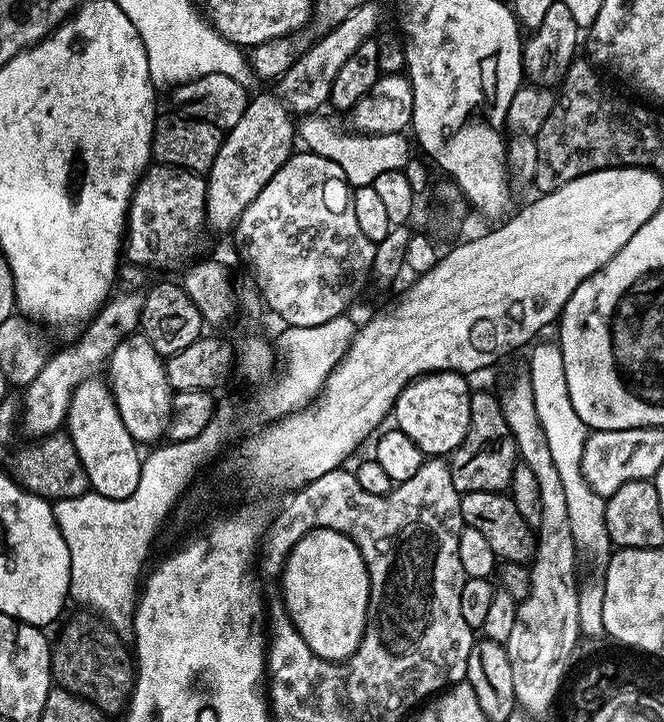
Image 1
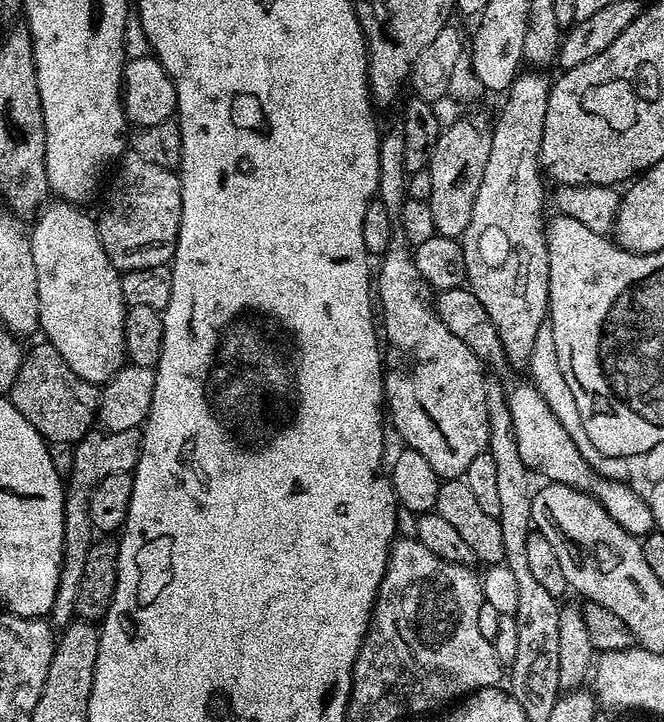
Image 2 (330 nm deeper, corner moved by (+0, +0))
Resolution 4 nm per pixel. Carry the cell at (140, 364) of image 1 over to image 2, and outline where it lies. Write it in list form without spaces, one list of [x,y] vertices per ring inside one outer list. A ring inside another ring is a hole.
[[[52,202],[47,205],[35,217],[34,223],[30,228],[30,239],[32,241],[32,253],[34,254],[34,266],[38,269],[38,310],[40,311],[40,327],[39,331],[44,332],[43,339],[47,343],[54,346],[54,350],[58,350],[58,354],[62,354],[62,359],[66,361],[66,366],[70,366],[70,370],[74,370],[74,374],[78,374],[78,378],[82,378],[86,382],[97,386],[107,384],[108,379],[112,377],[119,368],[125,367],[126,353],[124,351],[124,314],[126,305],[122,298],[122,286],[120,285],[121,273],[112,265],[110,258],[106,254],[106,250],[100,241],[100,235],[96,229],[95,219],[90,215],[87,216],[83,211],[83,207],[70,204],[67,202]]]

